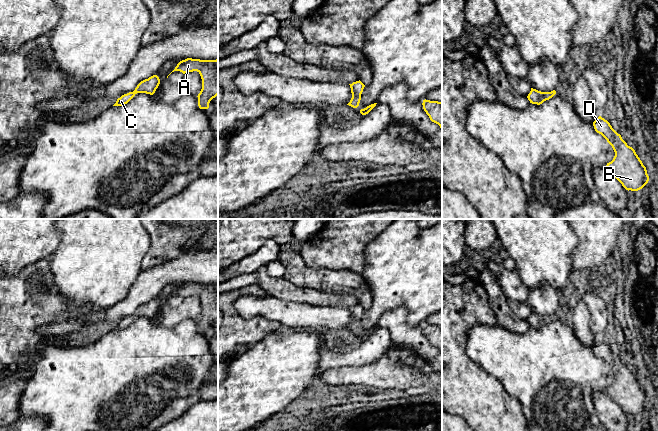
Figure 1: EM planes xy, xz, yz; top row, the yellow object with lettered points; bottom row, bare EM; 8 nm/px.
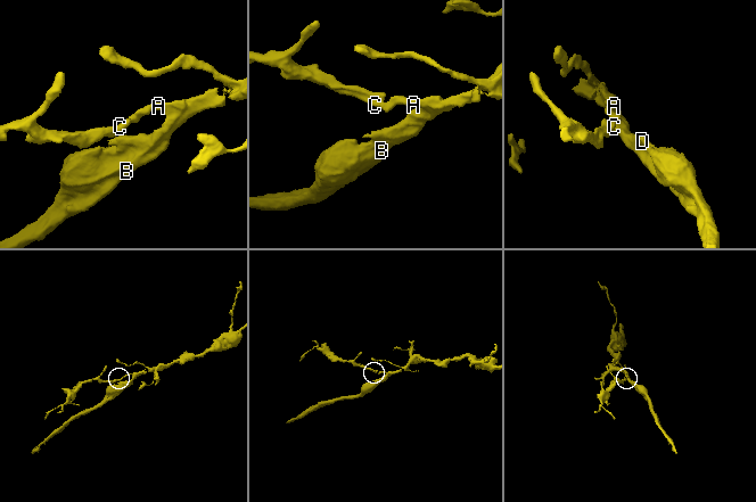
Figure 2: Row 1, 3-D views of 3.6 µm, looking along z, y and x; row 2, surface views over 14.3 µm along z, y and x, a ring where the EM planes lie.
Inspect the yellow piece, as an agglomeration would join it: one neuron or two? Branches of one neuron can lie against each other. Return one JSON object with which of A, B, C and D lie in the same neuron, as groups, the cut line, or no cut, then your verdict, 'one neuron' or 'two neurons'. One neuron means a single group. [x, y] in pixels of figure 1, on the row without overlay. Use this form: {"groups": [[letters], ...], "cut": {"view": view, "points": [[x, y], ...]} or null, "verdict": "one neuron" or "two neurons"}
{"groups": [["A", "B", "C", "D"]], "cut": null, "verdict": "one neuron"}

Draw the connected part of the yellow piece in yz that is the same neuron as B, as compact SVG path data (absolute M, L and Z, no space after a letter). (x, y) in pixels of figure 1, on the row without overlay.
M601 340L593 346L593 350L615 376L613 384L606 389L608 395L626 414L638 415L642 413L648 407L649 400L635 374L628 370L621 359Z

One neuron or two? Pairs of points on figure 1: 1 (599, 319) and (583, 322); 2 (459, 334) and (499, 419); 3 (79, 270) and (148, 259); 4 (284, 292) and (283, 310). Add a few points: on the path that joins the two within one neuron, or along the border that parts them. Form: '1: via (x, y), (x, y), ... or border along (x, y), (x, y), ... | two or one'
1: border along (581, 299), (589, 312), (589, 328), (599, 336) | two
2: via (458, 355), (458, 369), (461, 381), (478, 398) | one
3: border along (151, 238), (151, 244), (142, 259), (141, 269) | two
4: border along (270, 295), (283, 300), (300, 301), (306, 304) | two

